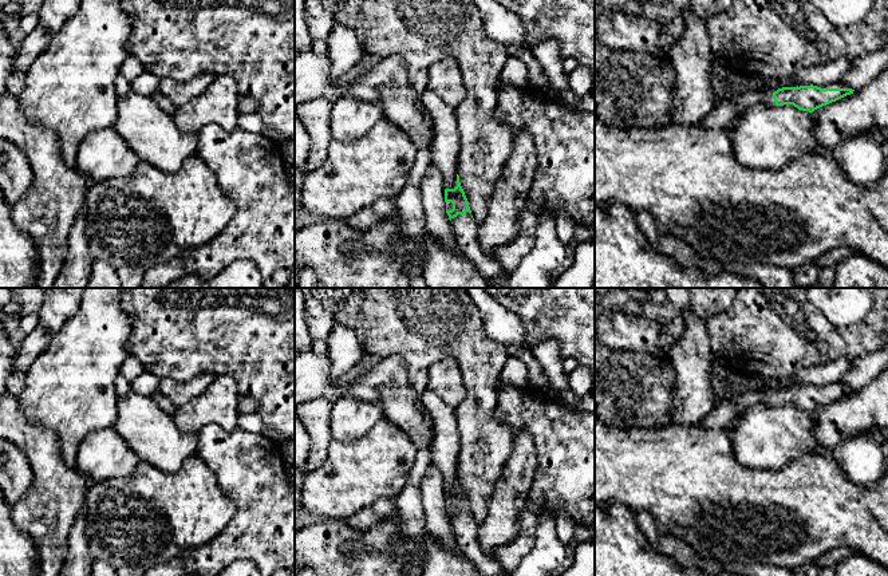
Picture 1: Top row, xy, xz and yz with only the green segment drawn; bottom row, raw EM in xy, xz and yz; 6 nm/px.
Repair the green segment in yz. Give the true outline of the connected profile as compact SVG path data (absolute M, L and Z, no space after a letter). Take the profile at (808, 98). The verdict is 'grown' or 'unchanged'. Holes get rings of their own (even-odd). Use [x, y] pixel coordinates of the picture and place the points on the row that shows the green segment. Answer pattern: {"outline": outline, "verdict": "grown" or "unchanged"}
{"outline": "M834 82L825 86L797 86L782 87L778 90L766 90L751 92L746 98L749 104L784 106L793 104L798 110L813 113L814 110L836 102L853 94L849 86L842 82Z", "verdict": "grown"}

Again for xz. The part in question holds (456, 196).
{"outline": "M458 174L457 186L454 189L445 189L445 202L446 213L454 226L463 255L477 267L493 288L506 288L508 275L493 257L482 253L477 242L478 225L471 216Z", "verdict": "grown"}

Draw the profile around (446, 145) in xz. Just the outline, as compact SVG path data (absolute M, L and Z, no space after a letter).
M431 90L421 92L423 109L431 117L434 139L431 142L431 163L442 173L445 189L457 186L461 135L454 109L441 100Z

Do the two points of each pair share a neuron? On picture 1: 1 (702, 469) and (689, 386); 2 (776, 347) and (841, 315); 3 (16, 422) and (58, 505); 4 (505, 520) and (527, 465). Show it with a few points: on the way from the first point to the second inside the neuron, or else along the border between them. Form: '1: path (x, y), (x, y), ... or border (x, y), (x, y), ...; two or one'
1: border (670, 423), (690, 423), (695, 426); two
2: border (810, 302), (835, 326), (847, 327), (861, 320); two
3: path (34, 442), (44, 454), (55, 485); one
4: path (505, 507), (516, 478); one

